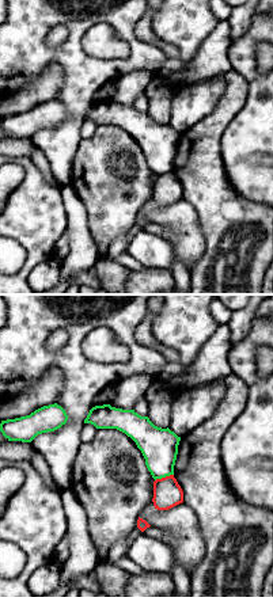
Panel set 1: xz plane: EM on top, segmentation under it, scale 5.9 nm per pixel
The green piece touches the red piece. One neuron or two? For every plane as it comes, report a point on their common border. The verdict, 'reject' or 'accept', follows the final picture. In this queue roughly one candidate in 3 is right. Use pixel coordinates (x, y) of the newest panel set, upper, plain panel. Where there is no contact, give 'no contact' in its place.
(163, 172)

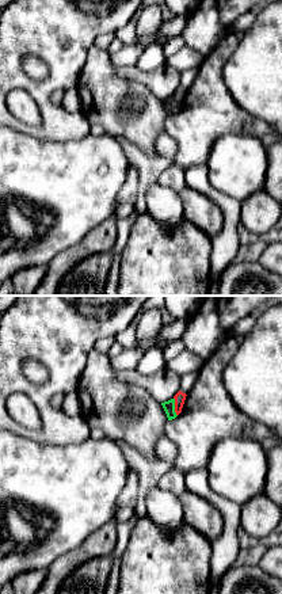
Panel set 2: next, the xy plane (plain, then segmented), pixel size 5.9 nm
(174, 103)

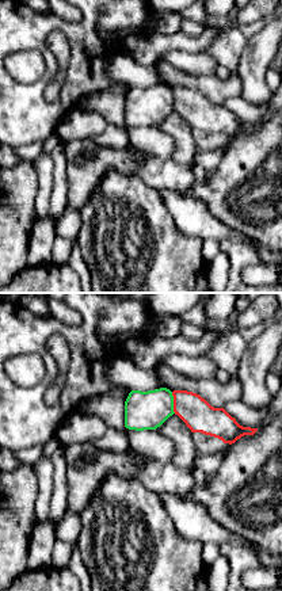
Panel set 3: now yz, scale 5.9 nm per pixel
(172, 99)

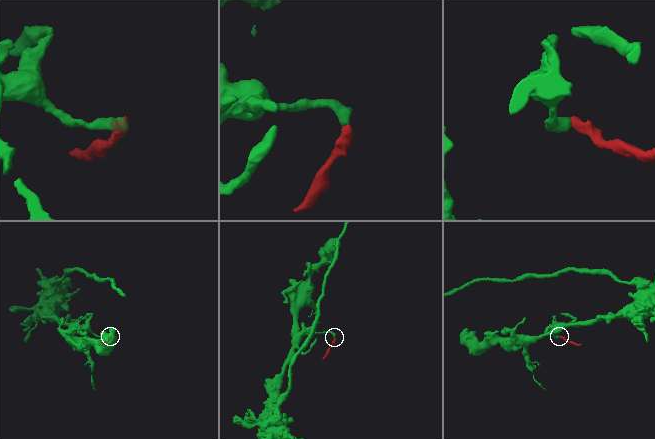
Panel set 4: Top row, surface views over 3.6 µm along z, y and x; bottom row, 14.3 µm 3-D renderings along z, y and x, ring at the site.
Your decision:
reject

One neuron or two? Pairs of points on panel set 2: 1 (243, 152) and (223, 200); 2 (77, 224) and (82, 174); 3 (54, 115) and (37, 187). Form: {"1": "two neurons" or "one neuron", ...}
{"1": "two neurons", "2": "one neuron", "3": "two neurons"}

